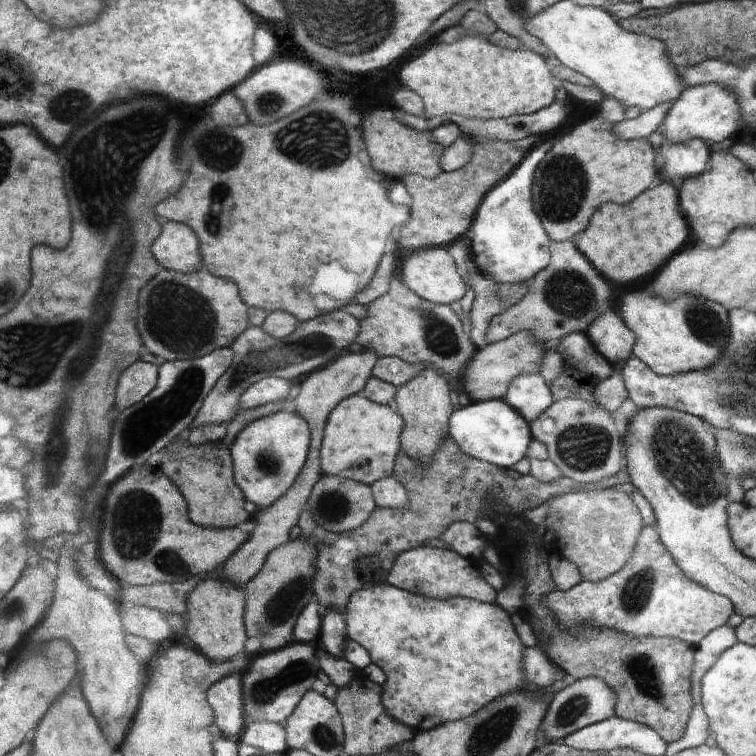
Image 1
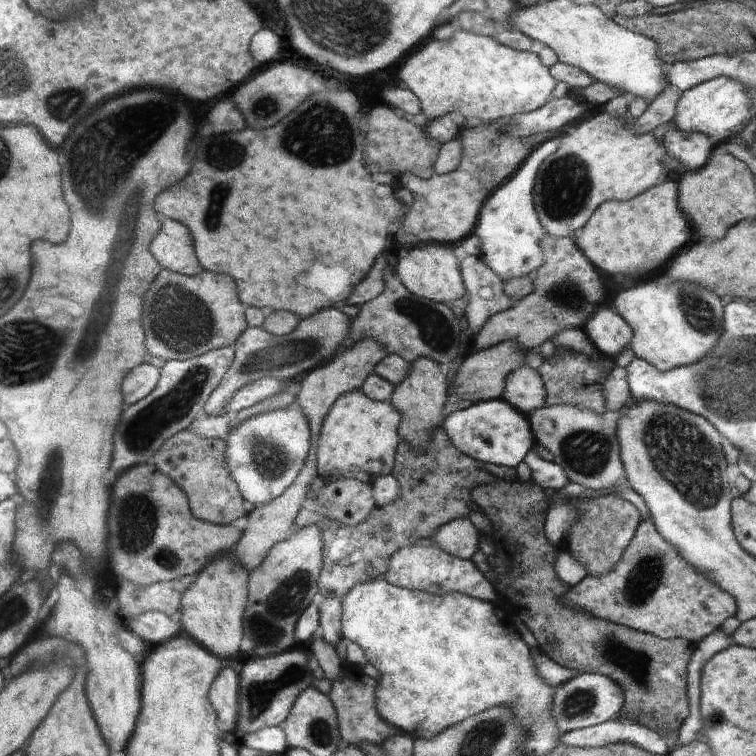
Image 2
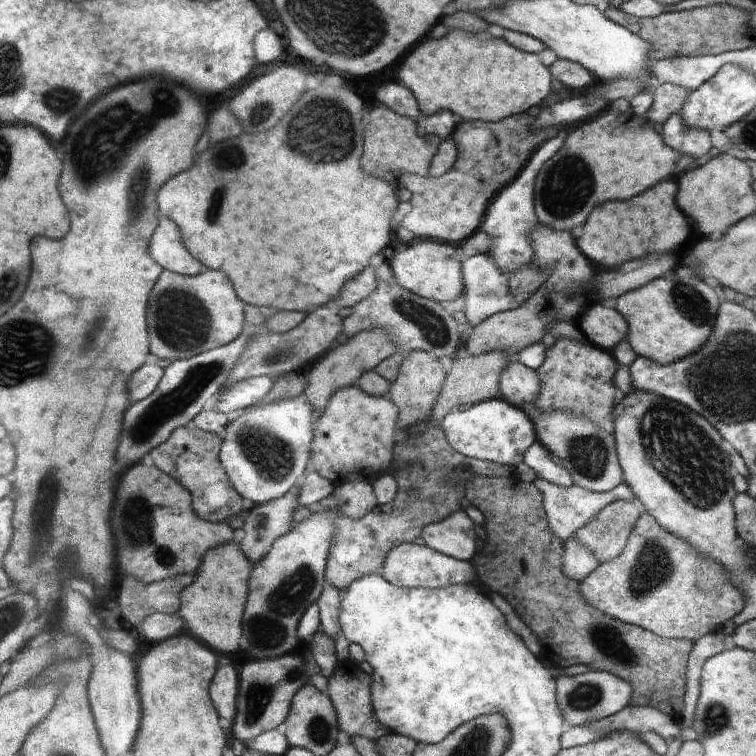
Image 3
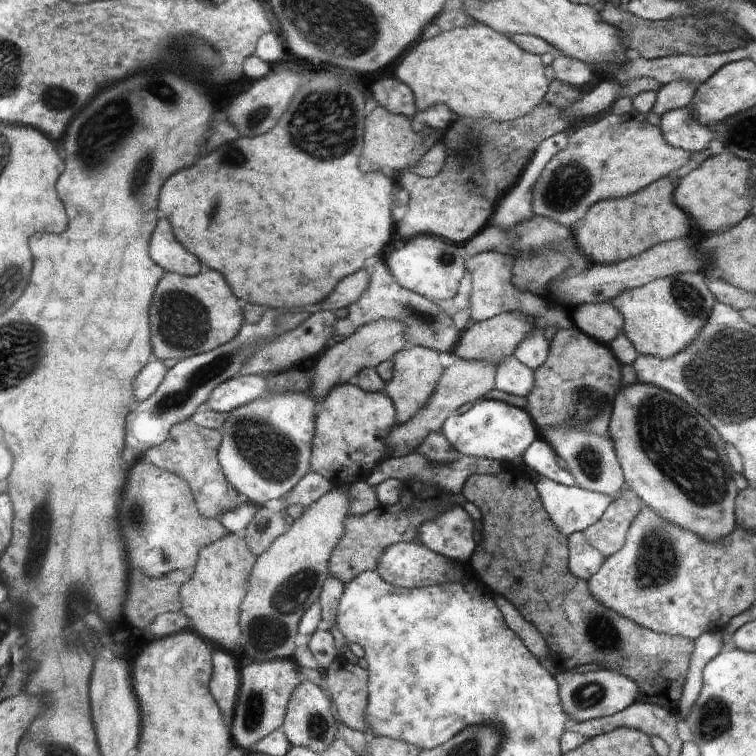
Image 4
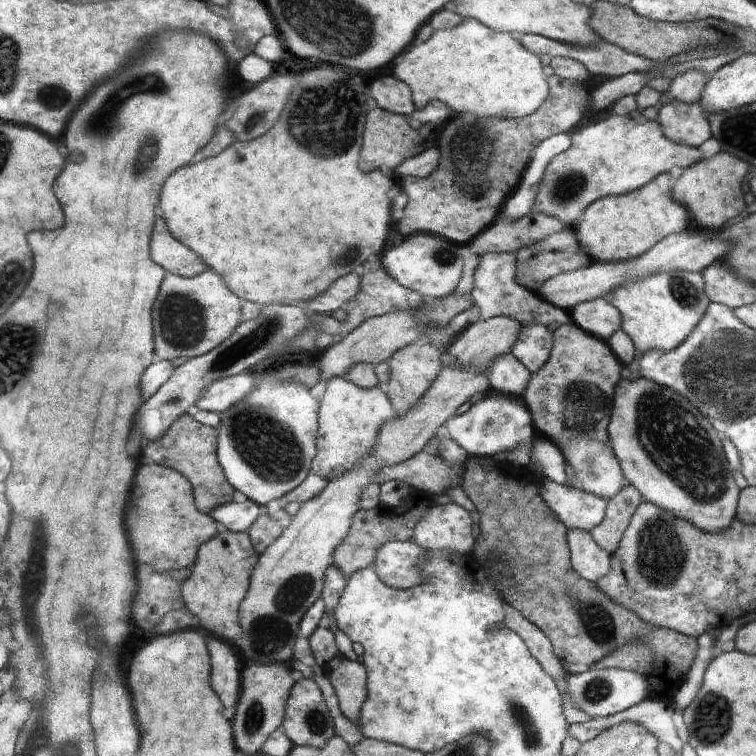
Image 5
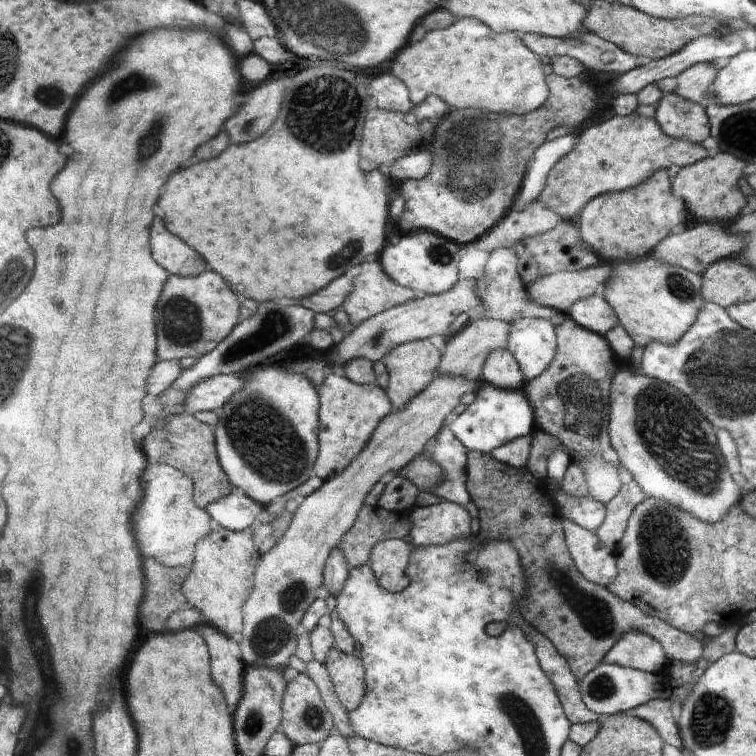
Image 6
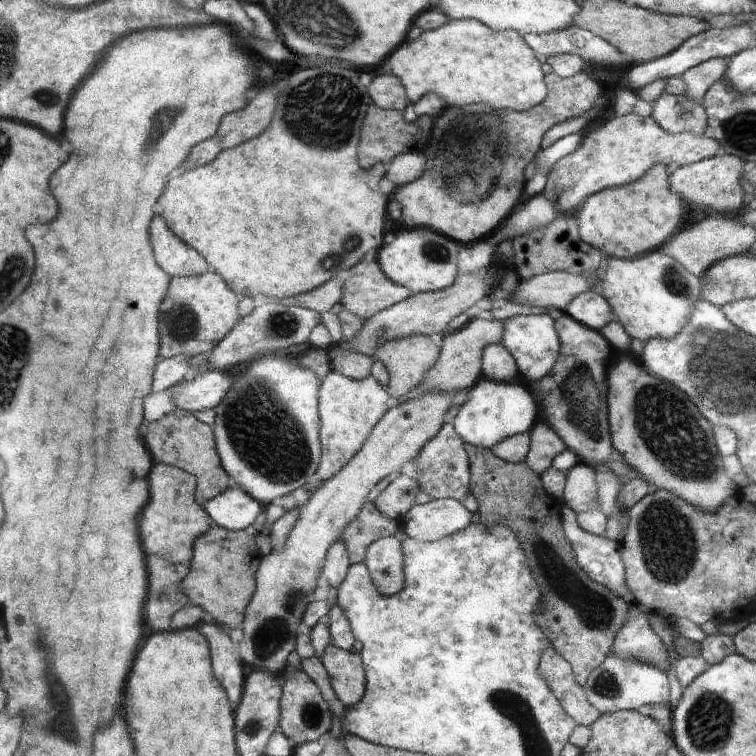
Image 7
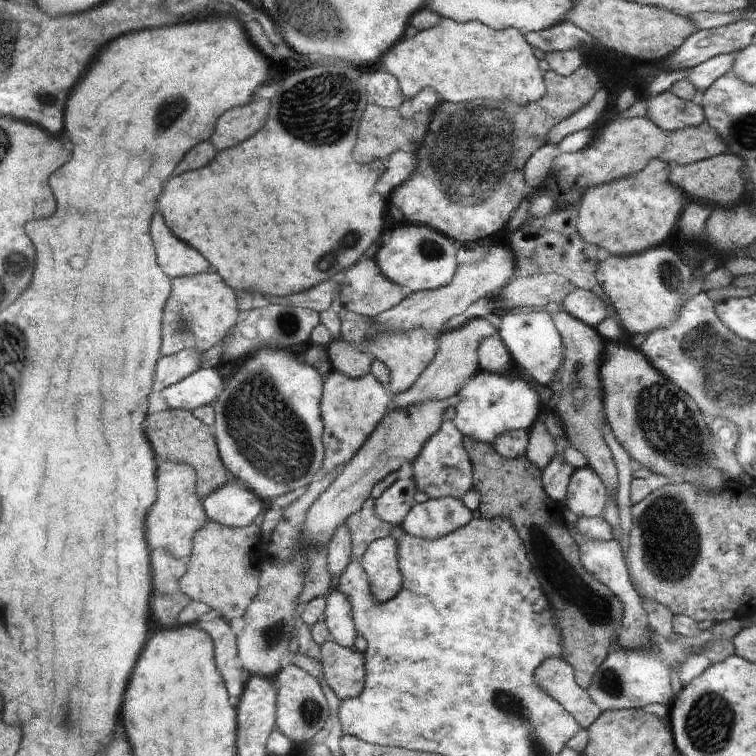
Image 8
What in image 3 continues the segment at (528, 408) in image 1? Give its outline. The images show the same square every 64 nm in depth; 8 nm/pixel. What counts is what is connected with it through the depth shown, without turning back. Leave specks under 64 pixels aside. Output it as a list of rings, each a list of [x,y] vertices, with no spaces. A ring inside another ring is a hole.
[[[512,358],[500,374],[499,390],[508,403],[519,407],[538,398],[540,382],[535,370]]]

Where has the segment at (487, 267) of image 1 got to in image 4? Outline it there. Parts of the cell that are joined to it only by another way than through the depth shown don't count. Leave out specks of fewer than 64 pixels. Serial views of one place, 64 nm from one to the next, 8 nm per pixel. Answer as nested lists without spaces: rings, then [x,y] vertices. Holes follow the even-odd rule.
[[[556,134],[544,141],[532,158],[527,171],[516,182],[513,190],[505,192],[505,196],[497,203],[492,223],[500,231],[512,231],[517,225],[526,223],[533,216],[533,187],[546,164],[558,153],[566,148],[566,134]]]

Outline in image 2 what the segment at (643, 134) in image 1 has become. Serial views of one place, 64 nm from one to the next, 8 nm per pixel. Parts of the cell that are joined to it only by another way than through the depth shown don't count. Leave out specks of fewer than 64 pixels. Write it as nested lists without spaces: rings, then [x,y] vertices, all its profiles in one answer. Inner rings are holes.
[[[672,84],[666,86],[651,103],[648,108],[636,119],[634,132],[636,134],[646,134],[656,130],[660,124],[669,123],[676,116],[676,104],[682,96],[682,91]]]

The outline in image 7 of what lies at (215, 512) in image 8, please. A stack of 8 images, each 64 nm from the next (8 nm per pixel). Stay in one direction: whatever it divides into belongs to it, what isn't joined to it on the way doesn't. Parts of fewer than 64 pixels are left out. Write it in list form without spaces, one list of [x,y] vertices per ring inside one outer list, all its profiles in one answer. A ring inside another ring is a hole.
[[[230,488],[206,504],[204,508],[208,510],[212,520],[218,526],[232,531],[247,529],[262,512],[258,501],[240,488]]]

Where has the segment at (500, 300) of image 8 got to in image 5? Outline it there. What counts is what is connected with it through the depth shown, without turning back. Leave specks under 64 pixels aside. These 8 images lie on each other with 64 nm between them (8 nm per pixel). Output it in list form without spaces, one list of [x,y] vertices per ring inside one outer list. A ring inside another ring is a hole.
[[[714,230],[712,234],[710,232],[700,232],[700,234],[674,234],[672,238],[664,238],[664,242],[660,242],[660,246],[652,246],[652,250],[648,250],[648,254],[642,254],[640,258],[634,258],[634,260],[628,260],[628,262],[610,262],[610,264],[600,264],[600,262],[593,262],[586,268],[580,268],[575,271],[564,272],[548,278],[542,282],[542,286],[536,290],[536,294],[540,300],[549,302],[552,306],[560,308],[570,312],[579,305],[580,302],[586,302],[590,300],[596,300],[596,298],[607,297],[612,290],[616,290],[618,286],[624,286],[628,282],[638,282],[638,280],[644,280],[652,274],[660,274],[660,272],[670,272],[670,270],[686,270],[693,273],[701,273],[704,269],[708,269],[716,261],[723,261],[727,258],[728,254],[734,250],[732,242],[726,242],[726,240],[716,240],[714,236]]]

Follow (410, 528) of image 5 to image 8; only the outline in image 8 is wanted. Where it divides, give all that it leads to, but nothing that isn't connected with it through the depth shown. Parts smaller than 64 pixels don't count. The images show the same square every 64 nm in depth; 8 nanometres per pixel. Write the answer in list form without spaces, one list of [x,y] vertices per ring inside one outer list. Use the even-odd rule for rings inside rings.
[[[371,496],[358,513],[347,519],[346,524],[352,538],[351,557],[360,560],[376,540],[388,537],[393,527],[393,524],[388,524],[376,516],[375,499]]]

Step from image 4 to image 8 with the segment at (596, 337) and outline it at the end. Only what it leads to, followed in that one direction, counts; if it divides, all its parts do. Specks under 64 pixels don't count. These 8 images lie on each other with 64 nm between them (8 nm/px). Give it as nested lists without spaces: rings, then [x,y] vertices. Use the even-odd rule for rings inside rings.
[[[580,287],[573,289],[561,306],[568,314],[595,329],[610,316],[605,297]]]

